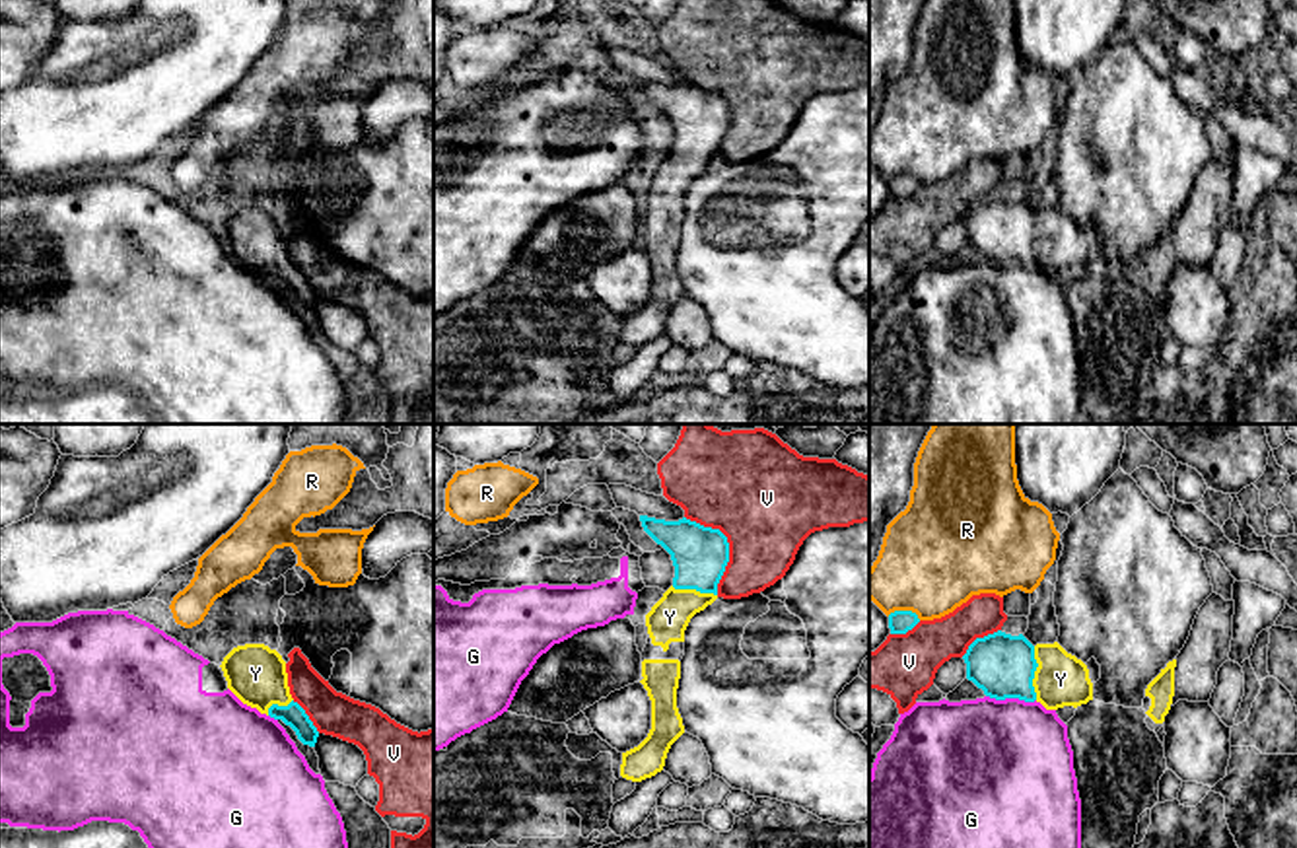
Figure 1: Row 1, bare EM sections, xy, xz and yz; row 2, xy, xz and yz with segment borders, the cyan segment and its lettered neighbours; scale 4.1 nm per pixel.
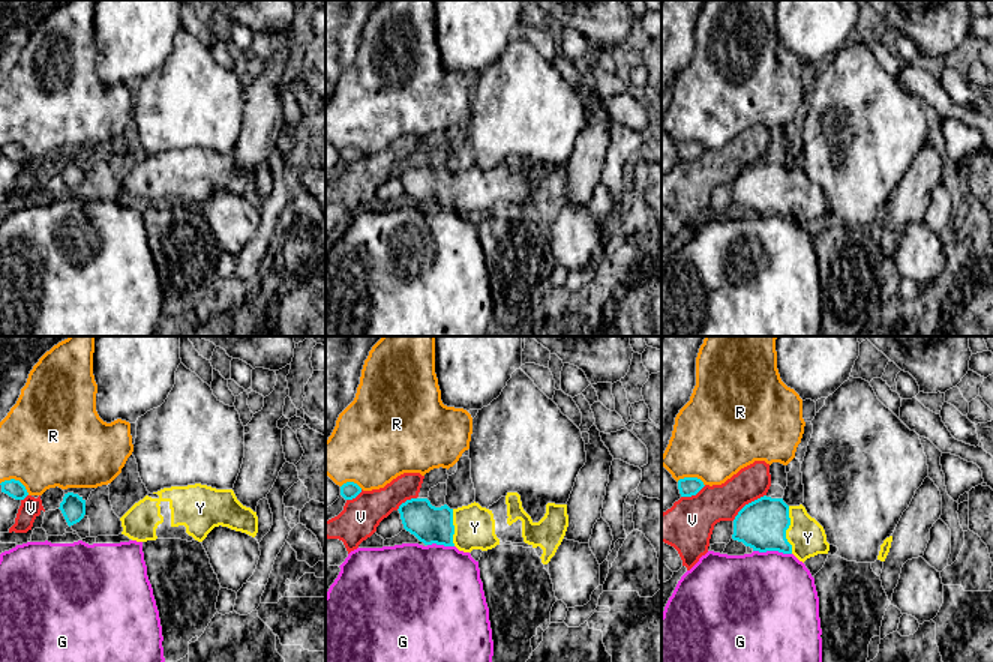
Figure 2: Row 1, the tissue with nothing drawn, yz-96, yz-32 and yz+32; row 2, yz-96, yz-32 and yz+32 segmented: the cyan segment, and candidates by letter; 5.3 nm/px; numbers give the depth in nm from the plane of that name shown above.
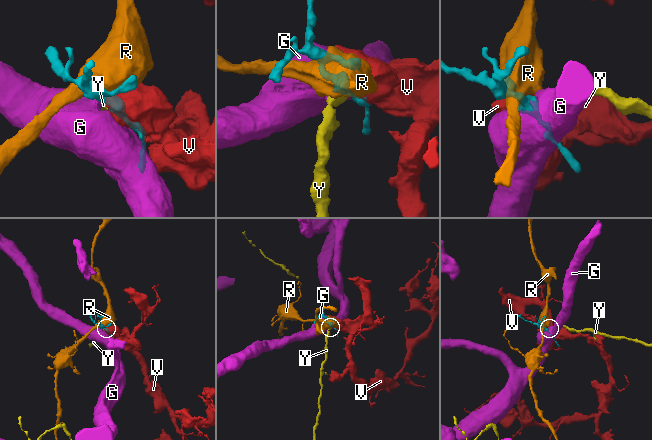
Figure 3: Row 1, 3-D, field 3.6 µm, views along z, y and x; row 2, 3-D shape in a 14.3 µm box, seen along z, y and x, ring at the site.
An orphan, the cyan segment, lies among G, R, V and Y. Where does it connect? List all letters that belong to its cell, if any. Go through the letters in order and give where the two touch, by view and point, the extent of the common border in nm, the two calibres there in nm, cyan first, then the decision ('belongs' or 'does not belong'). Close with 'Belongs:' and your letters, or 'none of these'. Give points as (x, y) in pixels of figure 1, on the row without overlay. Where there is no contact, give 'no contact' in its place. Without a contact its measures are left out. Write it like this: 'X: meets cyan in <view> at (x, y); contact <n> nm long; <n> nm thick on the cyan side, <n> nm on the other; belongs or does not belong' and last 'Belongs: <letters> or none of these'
G: meets cyan in yz at (1012, 261); contact 200 nm long; 260 nm thick on the cyan side, 480 nm on the other; does not belong
R: meets cyan in yz at (905, 176); contact 140 nm long; 100 nm thick on the cyan side, 440 nm on the other; does not belong
V: meets cyan in xz at (728, 109); contact 360 nm long; 220 nm thick on the cyan side, 460 nm on the other; does not belong
Y: meets cyan in yz at (1033, 238); contact 220 nm long; 260 nm thick on the cyan side, 220 nm on the other; belongs
Belongs: Y

